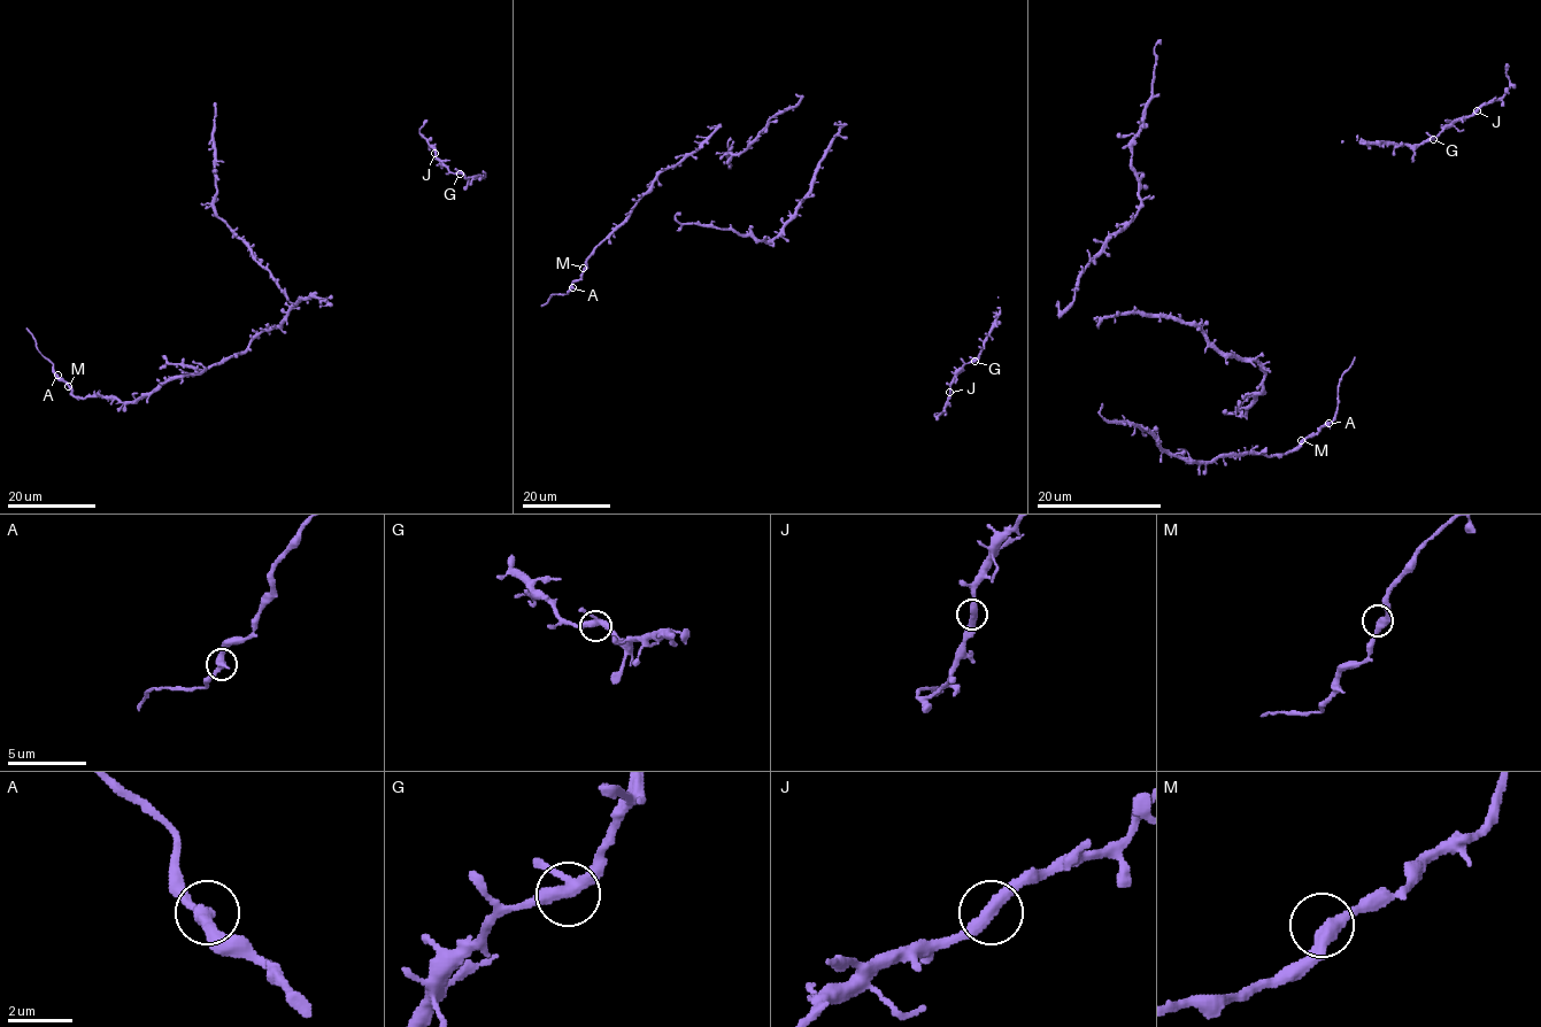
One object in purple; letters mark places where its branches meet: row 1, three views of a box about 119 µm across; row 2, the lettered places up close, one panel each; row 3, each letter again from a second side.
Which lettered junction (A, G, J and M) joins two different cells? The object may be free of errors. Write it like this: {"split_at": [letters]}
{"split_at": []}

